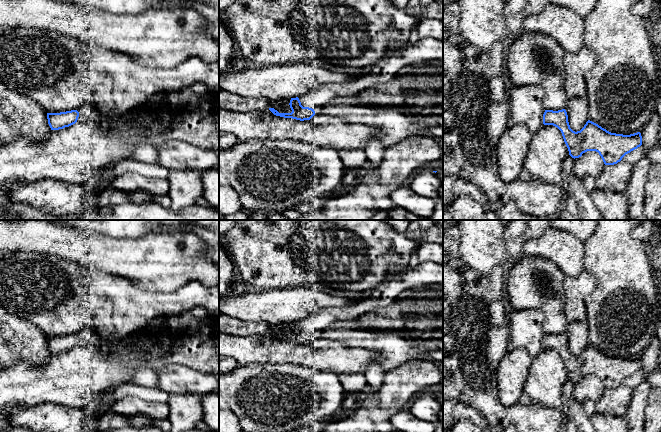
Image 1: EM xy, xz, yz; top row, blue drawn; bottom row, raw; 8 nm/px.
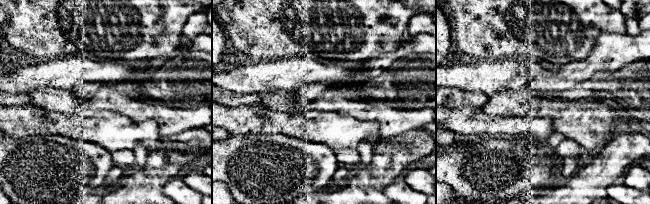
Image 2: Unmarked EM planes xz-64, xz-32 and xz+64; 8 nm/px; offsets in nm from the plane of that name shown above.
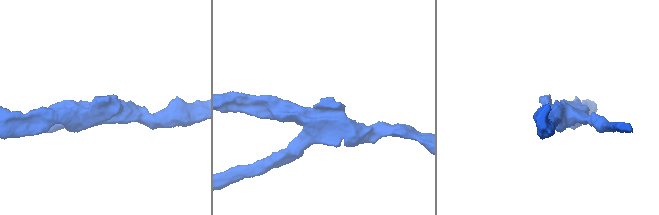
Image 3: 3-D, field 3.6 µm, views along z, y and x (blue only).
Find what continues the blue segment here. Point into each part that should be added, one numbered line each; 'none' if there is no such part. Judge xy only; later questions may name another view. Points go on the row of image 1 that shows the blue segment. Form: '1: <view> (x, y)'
1: xy (86, 112)

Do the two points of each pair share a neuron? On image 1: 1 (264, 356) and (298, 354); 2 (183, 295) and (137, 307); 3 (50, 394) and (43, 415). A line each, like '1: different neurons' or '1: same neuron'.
1: same neuron
2: same neuron
3: different neurons

